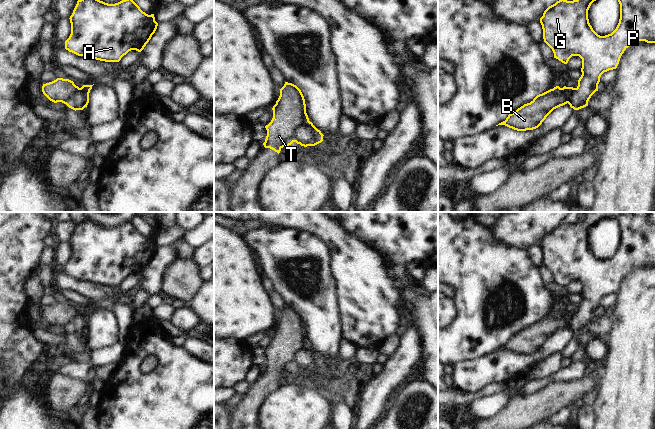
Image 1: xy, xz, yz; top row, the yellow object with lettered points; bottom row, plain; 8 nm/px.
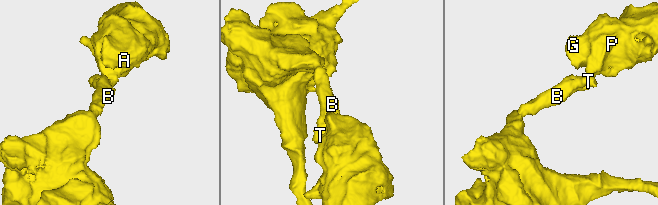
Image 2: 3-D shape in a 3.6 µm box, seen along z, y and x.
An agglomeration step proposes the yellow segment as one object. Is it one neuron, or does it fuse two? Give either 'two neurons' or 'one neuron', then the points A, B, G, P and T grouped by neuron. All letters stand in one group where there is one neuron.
two neurons; A G P / B T

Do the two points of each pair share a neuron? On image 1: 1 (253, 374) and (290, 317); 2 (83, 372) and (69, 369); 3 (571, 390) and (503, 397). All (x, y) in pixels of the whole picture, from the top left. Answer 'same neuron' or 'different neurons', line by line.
1: different neurons
2: same neuron
3: different neurons

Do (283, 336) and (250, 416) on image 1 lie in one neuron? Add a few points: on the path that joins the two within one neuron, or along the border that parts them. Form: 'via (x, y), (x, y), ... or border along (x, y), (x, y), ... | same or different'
via (281, 356), (274, 365), (268, 382), (256, 396) | same

